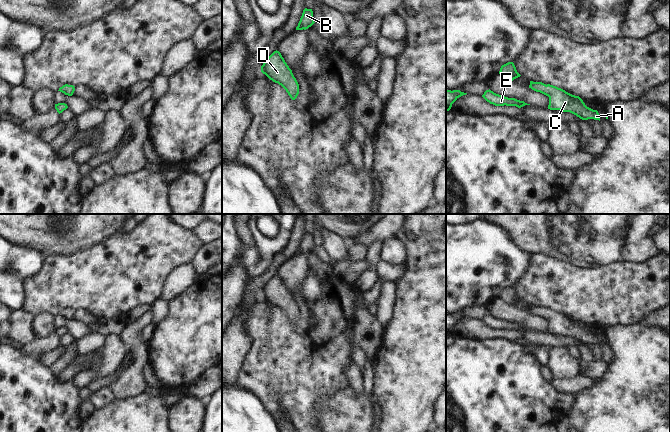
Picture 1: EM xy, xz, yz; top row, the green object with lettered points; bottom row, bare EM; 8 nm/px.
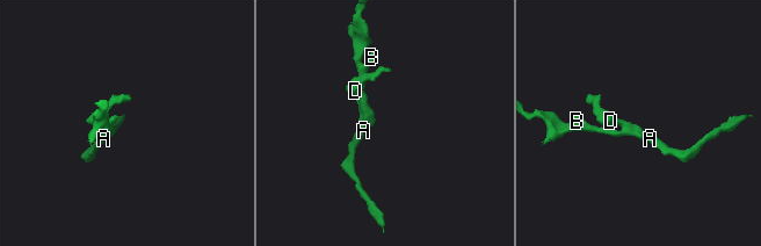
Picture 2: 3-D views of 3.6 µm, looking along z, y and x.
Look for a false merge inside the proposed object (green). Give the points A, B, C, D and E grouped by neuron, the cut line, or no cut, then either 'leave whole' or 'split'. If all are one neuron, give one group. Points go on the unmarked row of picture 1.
groups A B C D E; cut none; leave whole

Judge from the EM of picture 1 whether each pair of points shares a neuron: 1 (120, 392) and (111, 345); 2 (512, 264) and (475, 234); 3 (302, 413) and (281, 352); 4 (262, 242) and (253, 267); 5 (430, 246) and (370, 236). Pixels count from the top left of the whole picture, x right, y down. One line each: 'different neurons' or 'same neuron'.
1: different neurons
2: same neuron
3: same neuron
4: same neuron
5: different neurons

